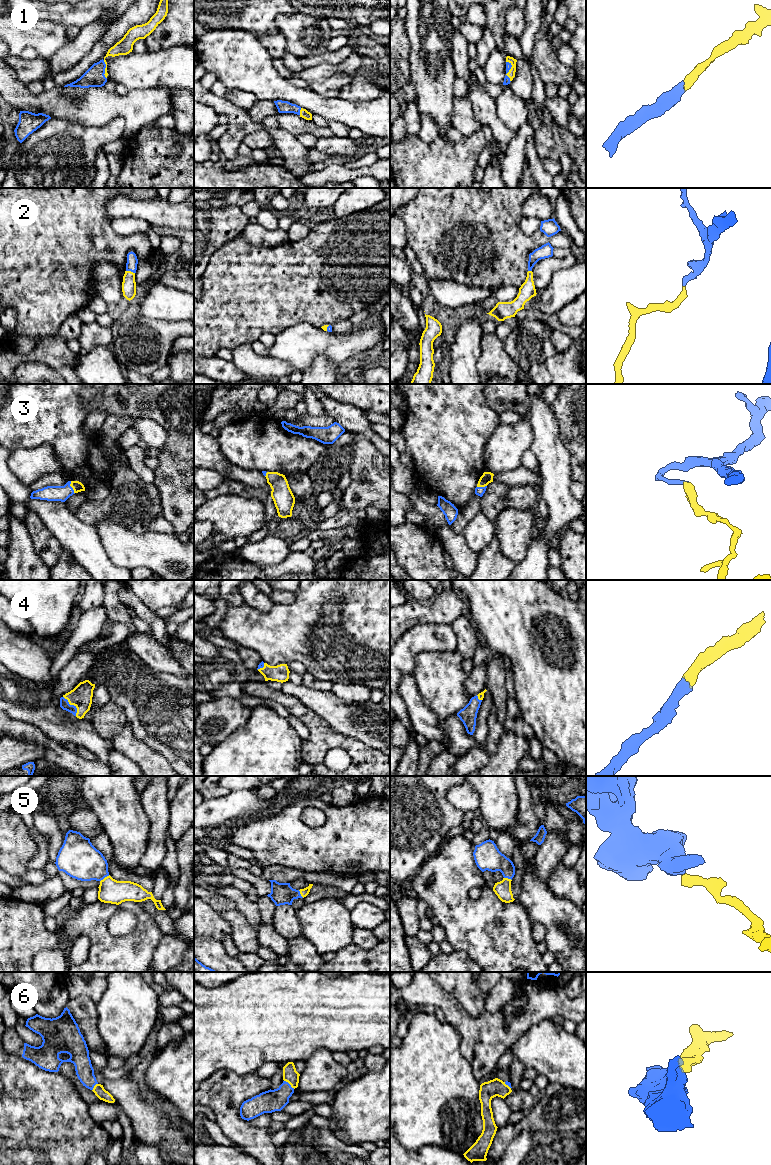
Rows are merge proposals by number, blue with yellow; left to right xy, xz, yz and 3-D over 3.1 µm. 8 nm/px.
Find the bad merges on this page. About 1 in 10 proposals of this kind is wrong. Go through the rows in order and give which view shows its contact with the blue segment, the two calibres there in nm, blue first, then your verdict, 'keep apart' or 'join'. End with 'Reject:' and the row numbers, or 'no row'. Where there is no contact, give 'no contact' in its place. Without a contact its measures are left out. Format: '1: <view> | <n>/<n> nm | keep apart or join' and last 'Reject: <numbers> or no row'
1: xy | 160/120 nm | join
2: xy | 90/110 nm | join
3: xy | 130/90 nm | join
4: xy | 80/180 nm | join
5: xy | 320/190 nm | join
6: xz | 180/120 nm | join
Reject: no row

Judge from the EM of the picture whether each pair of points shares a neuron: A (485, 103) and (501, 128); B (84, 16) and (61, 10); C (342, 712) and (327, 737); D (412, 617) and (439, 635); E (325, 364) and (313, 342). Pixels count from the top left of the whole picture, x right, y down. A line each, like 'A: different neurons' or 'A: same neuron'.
A: same neuron
B: same neuron
C: different neurons
D: different neurons
E: different neurons

